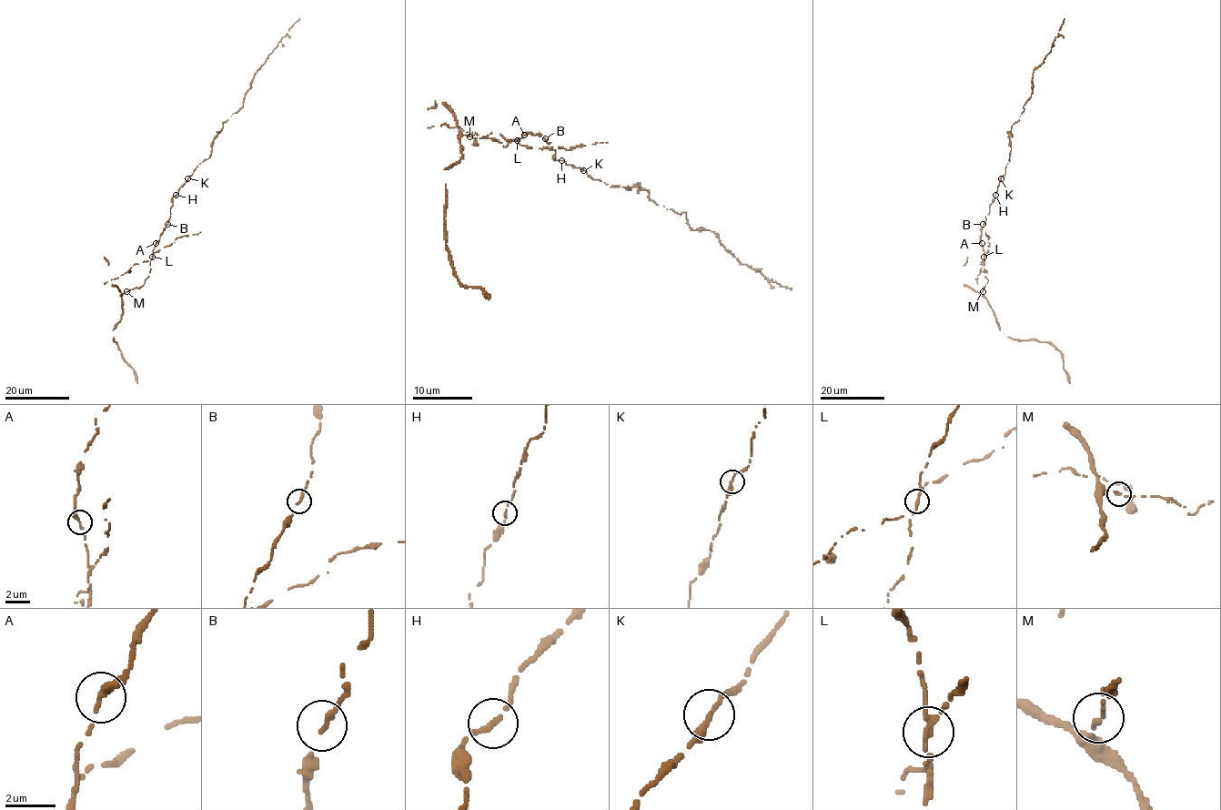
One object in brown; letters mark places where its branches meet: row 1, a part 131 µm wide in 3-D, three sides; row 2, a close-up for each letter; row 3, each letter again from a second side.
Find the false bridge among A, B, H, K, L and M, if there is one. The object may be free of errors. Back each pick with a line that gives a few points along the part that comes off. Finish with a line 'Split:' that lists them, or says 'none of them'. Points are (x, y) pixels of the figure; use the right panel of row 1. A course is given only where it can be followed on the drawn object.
L: foreign part runs (983, 257), (975, 279), (977, 284)
Split: L

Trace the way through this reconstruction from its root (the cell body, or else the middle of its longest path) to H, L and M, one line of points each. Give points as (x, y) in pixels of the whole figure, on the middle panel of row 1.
H: (550, 150), (555, 151), (555, 160), (561, 160)
L: (550, 150), (550, 142), (542, 135), (527, 134), (517, 139)
M: (550, 150), (550, 142), (542, 135), (527, 134), (505, 146), (493, 138), (469, 136)

